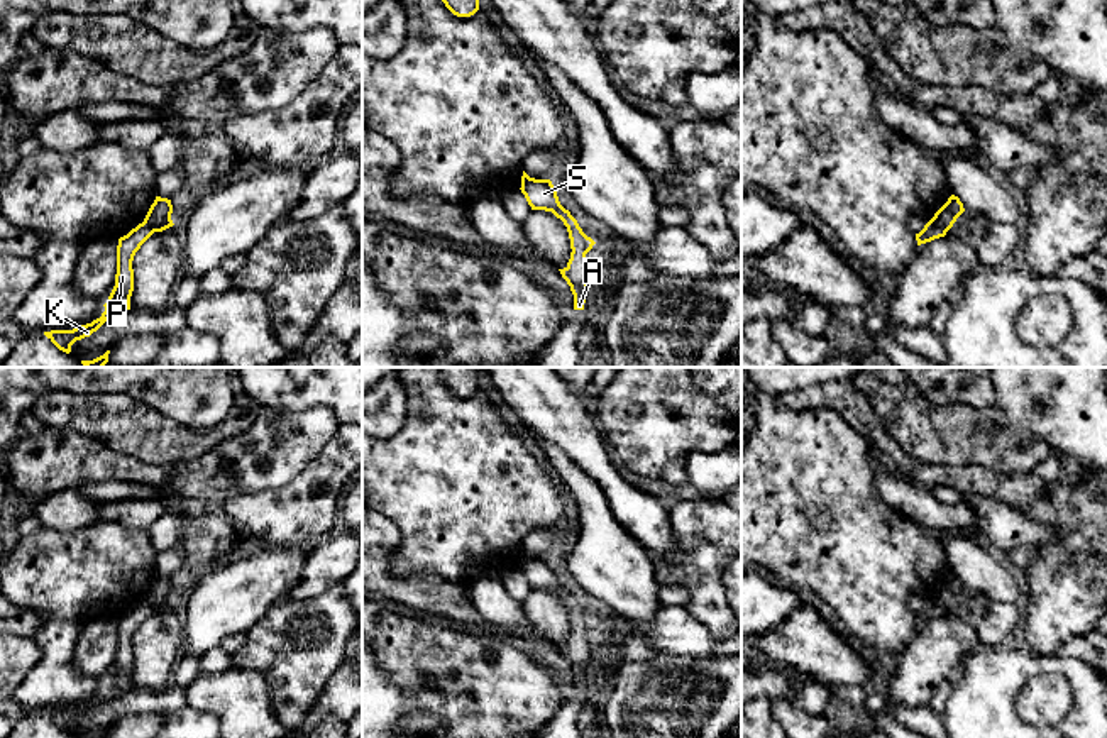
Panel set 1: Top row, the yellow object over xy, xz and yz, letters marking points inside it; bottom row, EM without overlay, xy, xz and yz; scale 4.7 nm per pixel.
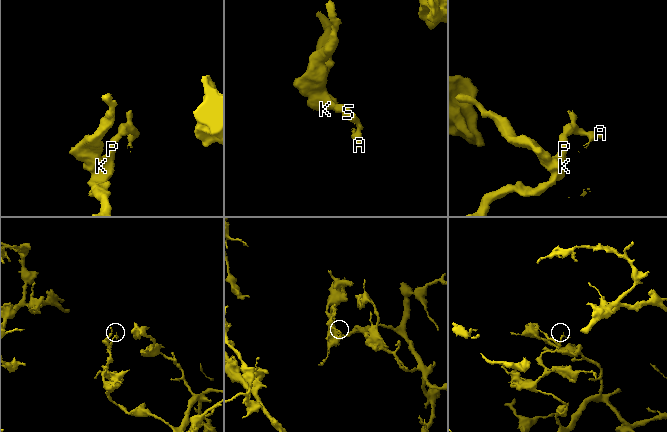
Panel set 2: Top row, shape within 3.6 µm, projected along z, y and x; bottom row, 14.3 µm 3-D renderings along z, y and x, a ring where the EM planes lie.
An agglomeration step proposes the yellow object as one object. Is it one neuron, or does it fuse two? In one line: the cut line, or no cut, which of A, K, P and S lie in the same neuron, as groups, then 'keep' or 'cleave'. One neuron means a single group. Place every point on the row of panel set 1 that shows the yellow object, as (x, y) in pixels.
cut in yz along (931, 219), (945, 232); A S / K P; cleave

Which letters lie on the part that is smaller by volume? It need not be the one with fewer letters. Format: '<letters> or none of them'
A, S

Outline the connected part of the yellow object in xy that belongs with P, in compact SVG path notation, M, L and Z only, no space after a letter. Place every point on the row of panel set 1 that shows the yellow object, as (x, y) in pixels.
M146 222L139 223L127 235L118 239L117 245L117 274L115 286L107 300L105 311L100 318L91 323L76 327L73 330L51 330L44 335L63 352L69 354L71 345L76 340L90 337L96 332L108 318L117 318L130 310L130 296L134 291L134 269L132 261L140 245L154 234L152 227Z

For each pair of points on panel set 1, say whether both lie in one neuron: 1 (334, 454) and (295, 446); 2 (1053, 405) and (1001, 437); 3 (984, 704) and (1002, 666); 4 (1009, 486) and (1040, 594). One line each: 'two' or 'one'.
1: two
2: two
3: one
4: one

